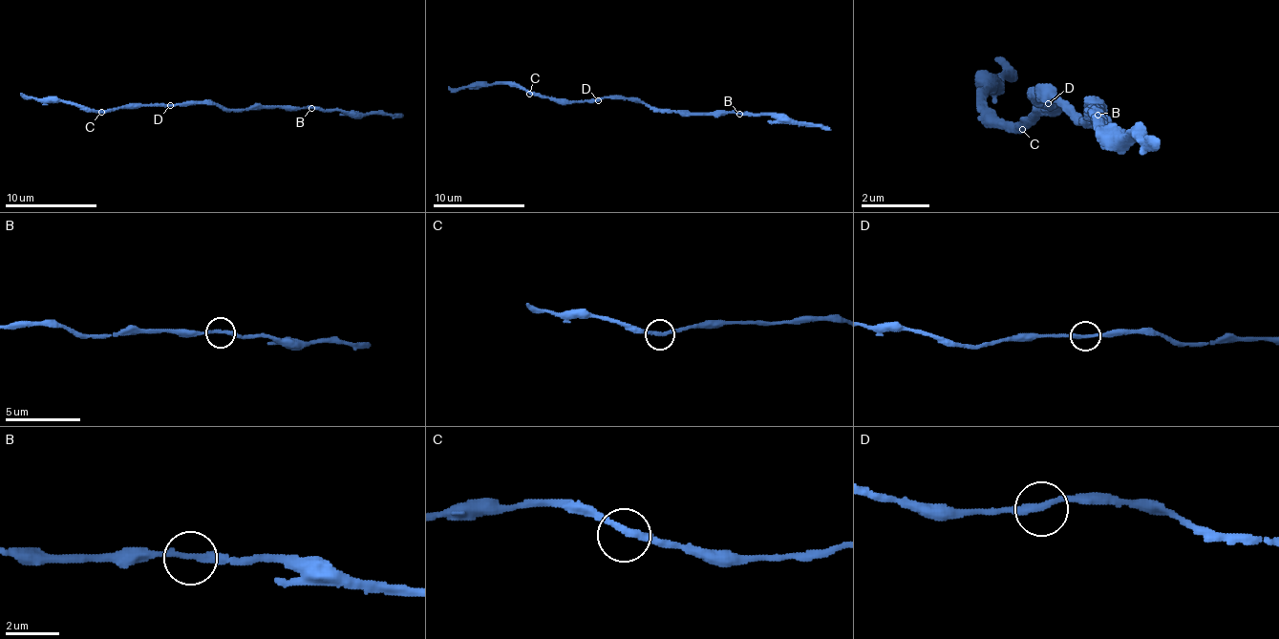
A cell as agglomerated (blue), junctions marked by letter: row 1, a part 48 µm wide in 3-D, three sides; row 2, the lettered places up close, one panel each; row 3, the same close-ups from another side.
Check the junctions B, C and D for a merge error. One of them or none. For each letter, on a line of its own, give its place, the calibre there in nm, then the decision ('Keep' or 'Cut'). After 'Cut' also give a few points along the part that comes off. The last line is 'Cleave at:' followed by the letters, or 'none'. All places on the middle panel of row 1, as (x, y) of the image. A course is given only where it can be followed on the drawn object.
B: Place: (739, 114). Thickness 240 nm. Keep
C: Place: (529, 94). Thickness 240 nm. Keep
D: Place: (598, 100). Thickness 240 nm. Keep
Cleave at: none

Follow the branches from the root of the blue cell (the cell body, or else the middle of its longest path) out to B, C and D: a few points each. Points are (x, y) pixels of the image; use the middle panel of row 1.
B: (639, 103), (646, 103), (657, 110), (739, 114)
C: (639, 103), (621, 98), (552, 100), (529, 94)
D: (639, 103), (621, 98), (598, 100)

